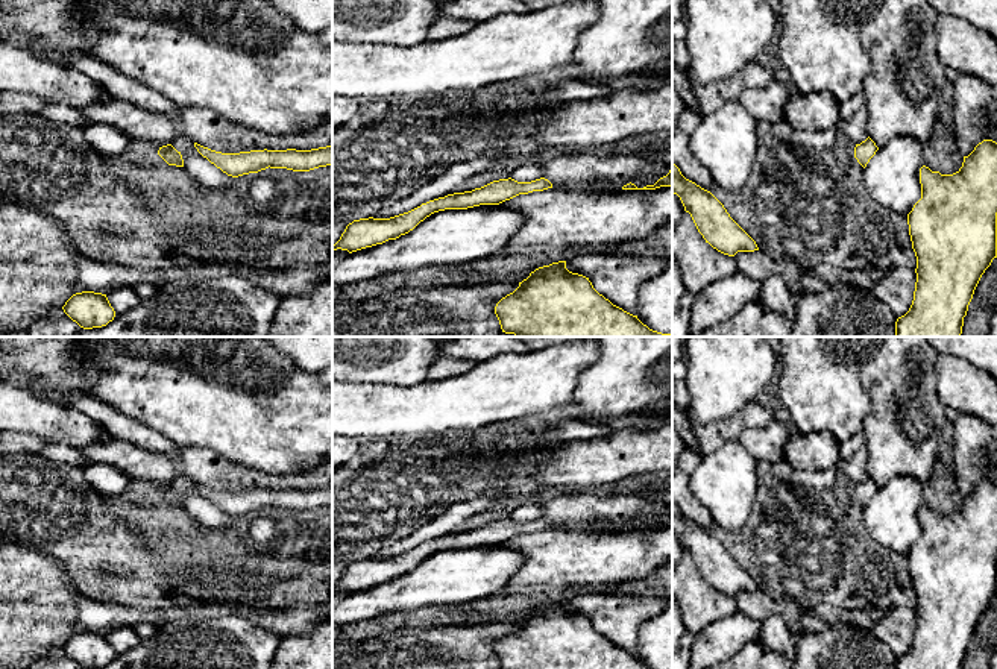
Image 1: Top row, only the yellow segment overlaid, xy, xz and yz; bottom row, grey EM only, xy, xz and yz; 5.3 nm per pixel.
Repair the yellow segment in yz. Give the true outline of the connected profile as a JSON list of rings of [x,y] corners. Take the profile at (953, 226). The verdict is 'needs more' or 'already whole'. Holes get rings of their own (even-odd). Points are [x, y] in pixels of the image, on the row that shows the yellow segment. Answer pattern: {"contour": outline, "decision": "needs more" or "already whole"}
{"contour": [[[983,140],[953,174],[920,168],[921,199],[907,214],[917,256],[909,311],[895,322],[895,337],[961,337],[974,290],[997,258],[997,143]]], "decision": "already whole"}

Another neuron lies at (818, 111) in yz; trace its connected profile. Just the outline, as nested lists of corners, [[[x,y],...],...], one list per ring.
[[[792,93],[783,120],[795,132],[829,130],[836,127],[841,120],[841,103],[829,93]]]

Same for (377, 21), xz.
[[[332,0],[332,39],[416,46],[440,18],[439,0]]]

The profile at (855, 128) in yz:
[[[859,108],[850,120],[839,120],[836,129],[842,130],[848,138],[851,138],[856,144],[860,144],[868,138],[866,133],[866,108]]]

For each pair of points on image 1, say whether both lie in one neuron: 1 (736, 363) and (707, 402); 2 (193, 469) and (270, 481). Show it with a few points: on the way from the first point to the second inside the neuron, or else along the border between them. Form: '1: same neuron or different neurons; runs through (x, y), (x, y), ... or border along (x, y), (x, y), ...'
1: same neuron; runs through (727, 372), (715, 393)
2: same neuron; runs through (213, 471), (226, 477), (251, 478)

